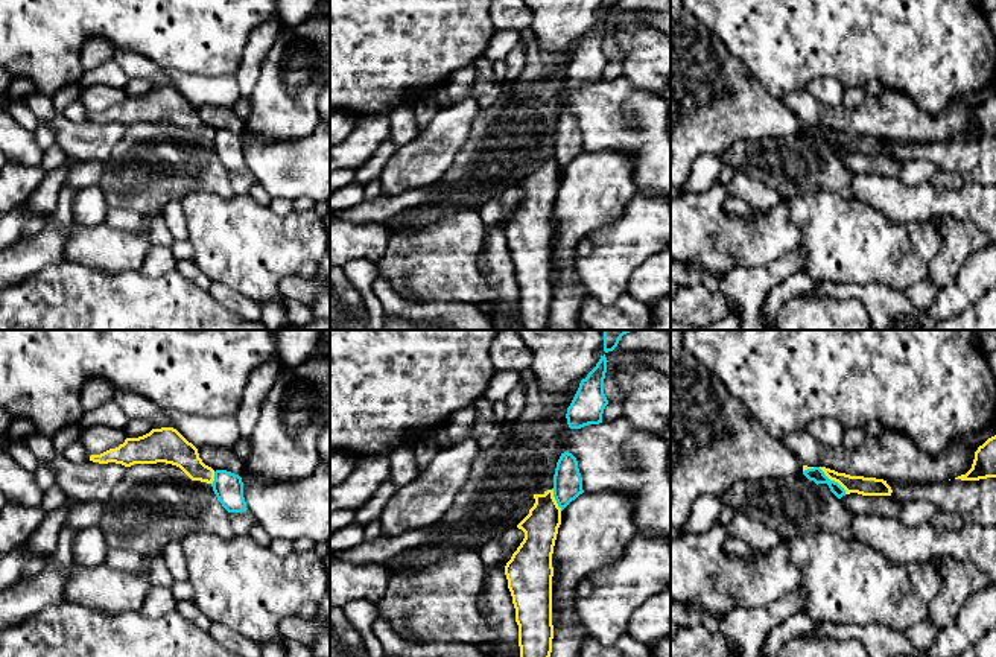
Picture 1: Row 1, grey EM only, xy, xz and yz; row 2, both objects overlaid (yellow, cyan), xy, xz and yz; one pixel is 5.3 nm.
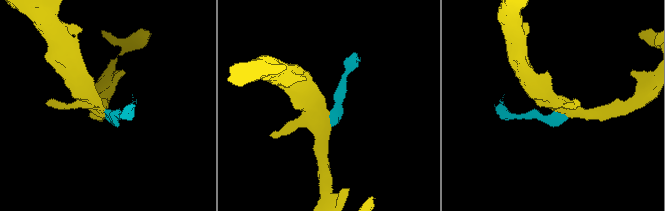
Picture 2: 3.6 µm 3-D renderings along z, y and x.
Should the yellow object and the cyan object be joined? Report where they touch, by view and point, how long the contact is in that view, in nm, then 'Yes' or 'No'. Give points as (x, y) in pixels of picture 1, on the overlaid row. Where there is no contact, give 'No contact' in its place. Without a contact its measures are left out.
Touches yellow at yz (834, 479). Shared border 200 nm. No

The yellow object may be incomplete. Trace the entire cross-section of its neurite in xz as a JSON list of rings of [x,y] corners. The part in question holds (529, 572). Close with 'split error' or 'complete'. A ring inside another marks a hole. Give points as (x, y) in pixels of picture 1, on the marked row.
[[[554,490],[534,494],[535,503],[517,525],[525,538],[505,566],[519,625],[520,657],[550,657],[552,554],[561,525]]]; complete

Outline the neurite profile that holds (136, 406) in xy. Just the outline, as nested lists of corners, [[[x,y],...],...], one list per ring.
[[[120,392],[119,403],[129,420],[144,420],[152,424],[154,429],[173,427],[173,421],[167,417],[164,409],[158,408],[147,398],[134,392]]]

